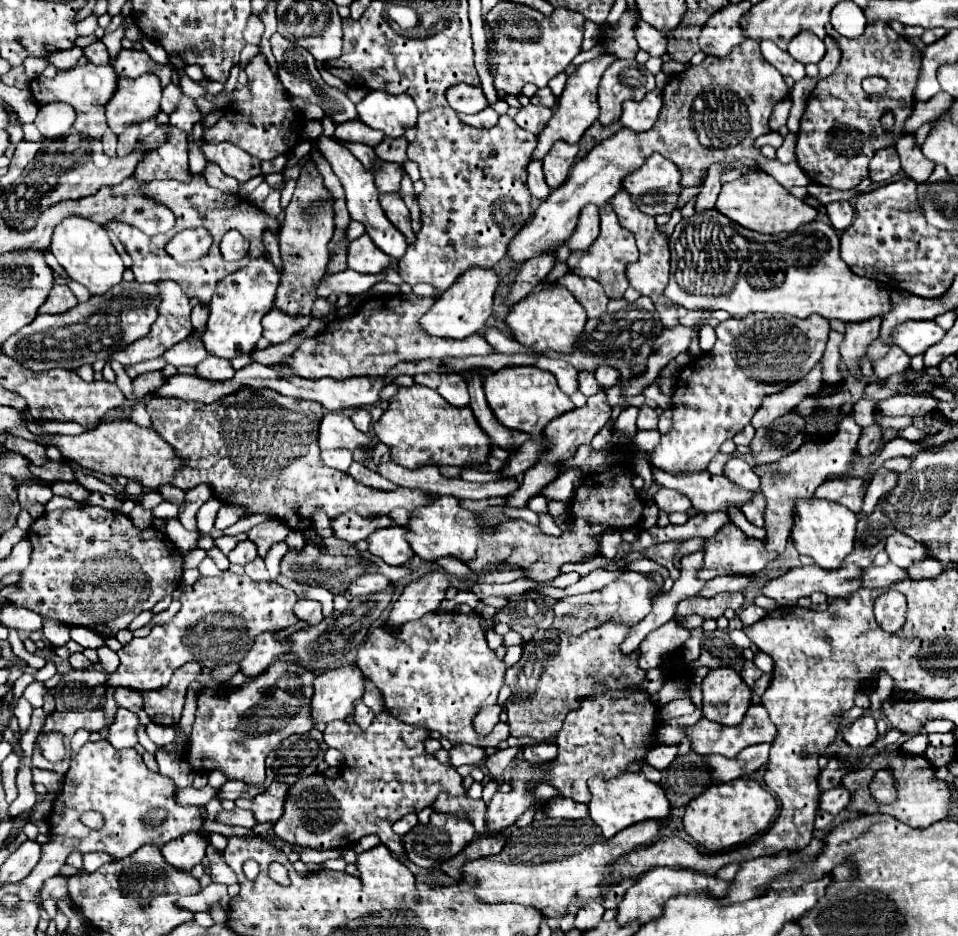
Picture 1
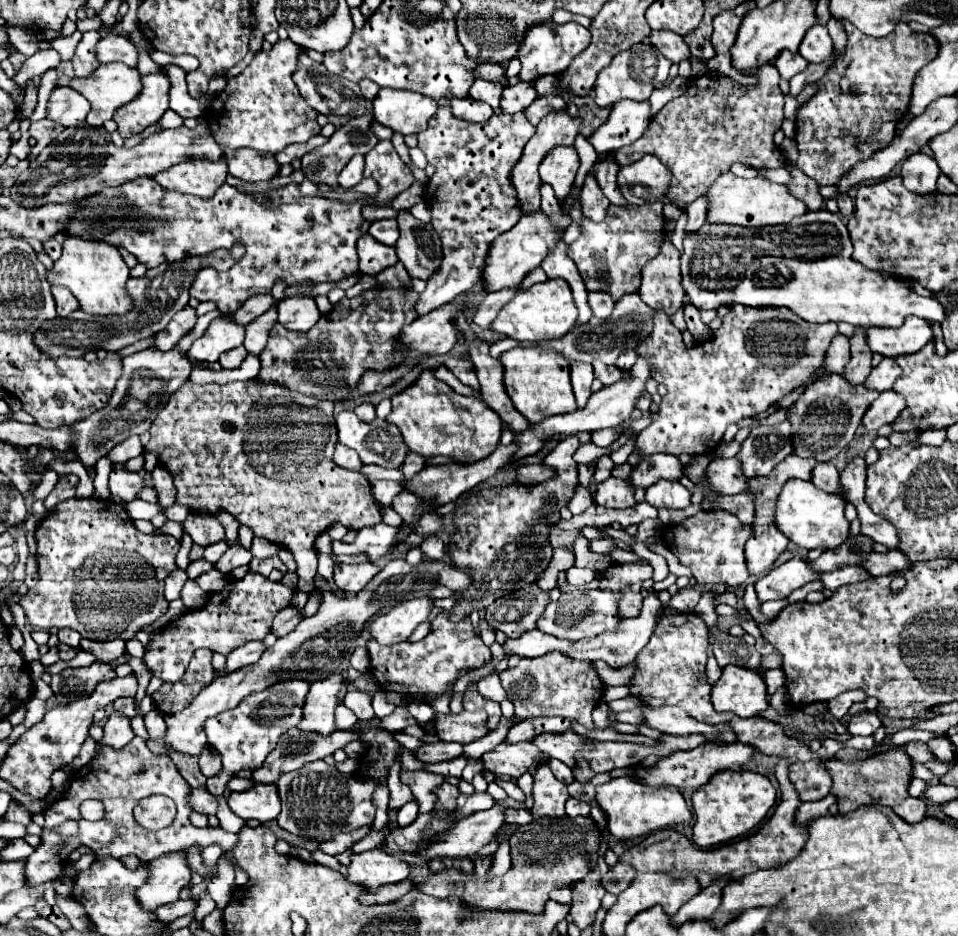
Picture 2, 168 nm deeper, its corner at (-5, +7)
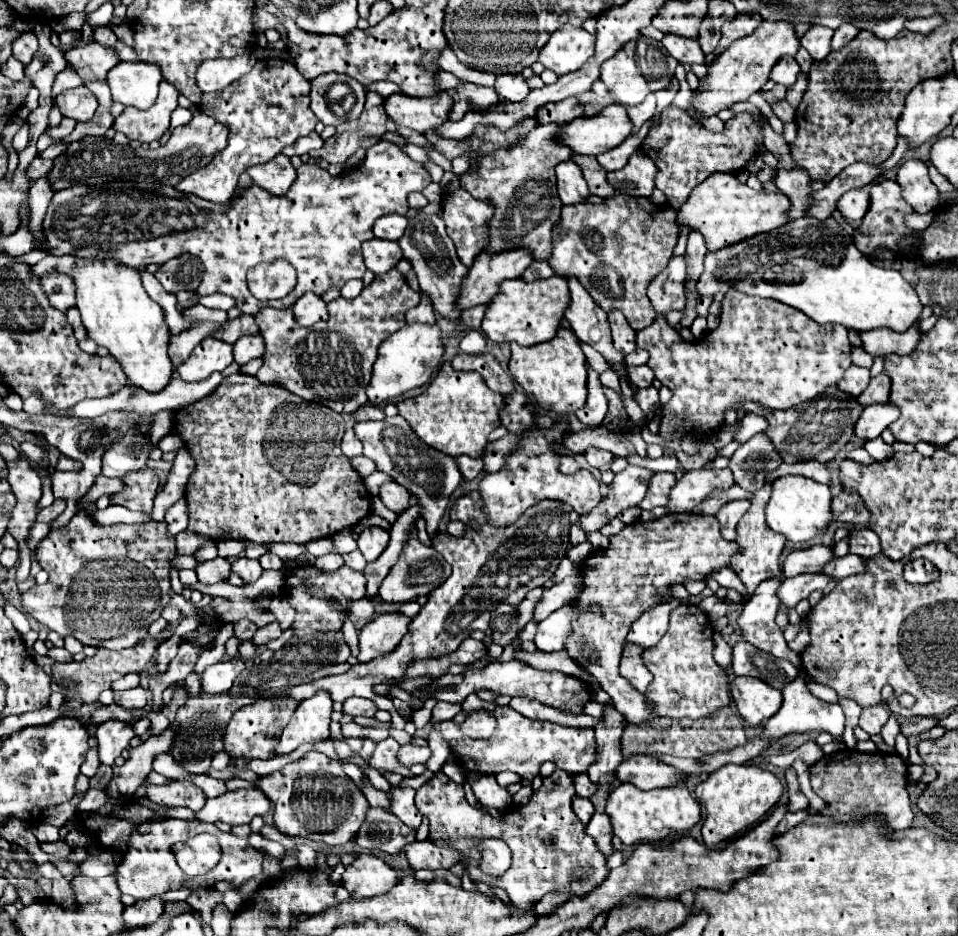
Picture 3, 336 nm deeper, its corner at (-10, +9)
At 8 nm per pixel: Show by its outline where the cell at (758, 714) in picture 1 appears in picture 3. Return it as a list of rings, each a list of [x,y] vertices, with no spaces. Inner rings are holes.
[[[667,513],[655,521],[637,521],[623,527],[617,535],[609,537],[607,549],[593,551],[585,561],[581,561],[579,575],[583,577],[583,589],[575,601],[575,609],[579,609],[579,619],[585,619],[585,615],[591,613],[591,605],[597,605],[599,611],[593,613],[585,625],[571,625],[573,631],[563,649],[597,679],[601,689],[611,697],[615,709],[621,711],[627,721],[641,723],[657,717],[647,707],[645,697],[619,675],[621,645],[627,629],[647,609],[653,609],[659,601],[667,601],[671,585],[685,583],[687,579],[707,579],[713,571],[729,567],[729,561],[737,551],[739,547],[733,541],[721,537],[719,521],[715,517]]]

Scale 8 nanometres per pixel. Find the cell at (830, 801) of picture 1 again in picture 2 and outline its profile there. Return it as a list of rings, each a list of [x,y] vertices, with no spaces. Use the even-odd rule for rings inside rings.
[[[826,795],[820,801],[810,801],[810,803],[802,803],[798,809],[798,821],[800,823],[808,823],[810,819],[818,819],[820,815],[828,815],[828,807],[834,805],[836,799],[830,795]]]

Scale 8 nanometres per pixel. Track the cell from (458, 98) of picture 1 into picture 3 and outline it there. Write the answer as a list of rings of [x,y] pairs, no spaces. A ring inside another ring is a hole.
[[[507,73],[507,75],[499,75],[497,81],[495,81],[495,91],[501,95],[501,97],[507,97],[511,101],[521,101],[523,97],[527,97],[527,93],[531,91],[531,87],[527,85],[525,77],[523,75],[513,75],[513,73]]]

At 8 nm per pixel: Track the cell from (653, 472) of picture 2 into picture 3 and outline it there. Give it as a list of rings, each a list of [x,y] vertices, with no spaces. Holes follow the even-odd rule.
[[[627,465],[621,473],[615,475],[603,501],[595,509],[591,509],[591,513],[579,517],[577,523],[581,525],[581,529],[585,533],[599,531],[625,509],[639,505],[639,501],[647,493],[647,483],[651,477],[653,477],[651,471],[635,465]]]

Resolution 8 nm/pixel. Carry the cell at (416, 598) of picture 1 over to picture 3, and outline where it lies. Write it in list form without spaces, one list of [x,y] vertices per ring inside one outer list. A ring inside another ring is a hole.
[[[385,613],[369,621],[359,633],[359,663],[369,663],[375,657],[391,653],[401,637],[407,633],[409,617],[399,613]]]

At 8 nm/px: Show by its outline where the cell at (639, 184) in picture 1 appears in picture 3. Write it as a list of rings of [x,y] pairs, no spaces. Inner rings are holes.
[[[637,151],[631,155],[629,163],[623,169],[611,171],[607,181],[613,185],[615,191],[627,193],[629,197],[649,197],[655,189],[655,175],[655,163],[647,155]]]

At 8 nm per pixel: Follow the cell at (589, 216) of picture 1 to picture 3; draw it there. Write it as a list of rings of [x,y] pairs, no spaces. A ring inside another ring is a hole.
[[[573,153],[571,161],[575,161],[581,167],[581,173],[583,173],[583,177],[585,177],[585,181],[589,185],[589,191],[593,195],[599,195],[603,199],[613,197],[615,189],[607,183],[607,171],[597,163],[595,157],[583,157],[579,153]]]

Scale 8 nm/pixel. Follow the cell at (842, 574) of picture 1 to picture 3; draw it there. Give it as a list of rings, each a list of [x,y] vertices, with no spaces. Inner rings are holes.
[[[773,577],[763,581],[755,589],[753,597],[745,603],[743,611],[737,617],[737,627],[741,629],[743,639],[751,645],[757,645],[765,653],[771,653],[779,659],[787,659],[789,663],[799,667],[799,653],[793,653],[787,647],[781,629],[775,625],[775,613],[779,609],[779,583],[781,579]]]

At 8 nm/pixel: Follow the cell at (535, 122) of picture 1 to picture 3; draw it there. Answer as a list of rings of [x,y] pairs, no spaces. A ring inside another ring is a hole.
[[[567,97],[559,103],[549,103],[537,113],[537,123],[547,125],[547,123],[557,123],[557,125],[567,125],[573,119],[585,115],[585,105],[577,97]]]

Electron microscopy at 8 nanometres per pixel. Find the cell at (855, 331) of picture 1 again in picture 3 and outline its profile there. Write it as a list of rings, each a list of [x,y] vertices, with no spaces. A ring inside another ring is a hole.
[[[849,367],[843,375],[843,383],[839,381],[839,389],[843,393],[849,393],[851,397],[857,397],[863,393],[863,389],[869,385],[869,371],[861,367]]]

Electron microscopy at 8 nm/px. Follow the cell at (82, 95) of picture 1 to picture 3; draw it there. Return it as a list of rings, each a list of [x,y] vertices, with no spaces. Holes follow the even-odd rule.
[[[141,61],[119,63],[107,75],[113,99],[137,109],[149,109],[155,103],[161,79],[161,69],[157,65]]]

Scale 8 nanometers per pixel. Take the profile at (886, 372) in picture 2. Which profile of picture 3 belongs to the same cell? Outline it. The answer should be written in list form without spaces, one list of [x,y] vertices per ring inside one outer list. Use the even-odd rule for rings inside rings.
[[[885,373],[877,375],[871,379],[869,387],[857,397],[857,401],[867,407],[867,405],[877,405],[877,403],[887,403],[889,401],[889,389],[891,389],[891,381],[889,377],[885,377]]]

